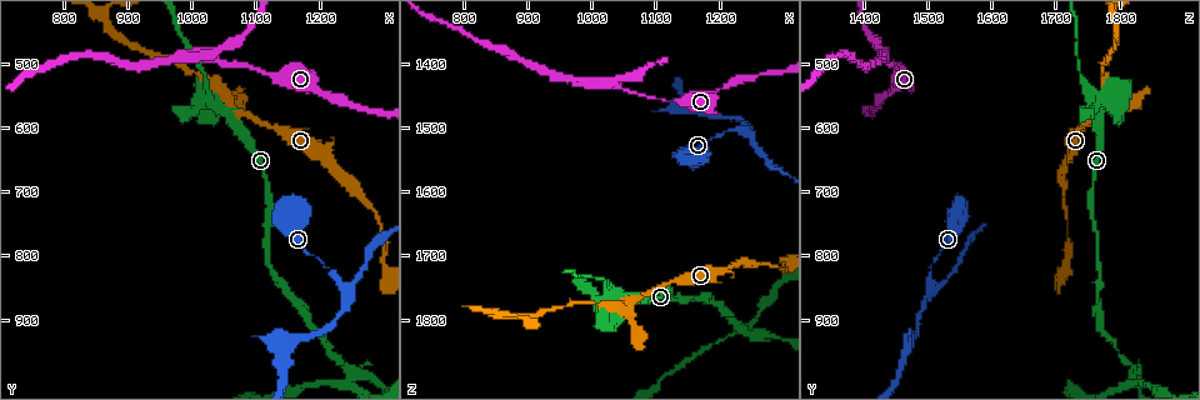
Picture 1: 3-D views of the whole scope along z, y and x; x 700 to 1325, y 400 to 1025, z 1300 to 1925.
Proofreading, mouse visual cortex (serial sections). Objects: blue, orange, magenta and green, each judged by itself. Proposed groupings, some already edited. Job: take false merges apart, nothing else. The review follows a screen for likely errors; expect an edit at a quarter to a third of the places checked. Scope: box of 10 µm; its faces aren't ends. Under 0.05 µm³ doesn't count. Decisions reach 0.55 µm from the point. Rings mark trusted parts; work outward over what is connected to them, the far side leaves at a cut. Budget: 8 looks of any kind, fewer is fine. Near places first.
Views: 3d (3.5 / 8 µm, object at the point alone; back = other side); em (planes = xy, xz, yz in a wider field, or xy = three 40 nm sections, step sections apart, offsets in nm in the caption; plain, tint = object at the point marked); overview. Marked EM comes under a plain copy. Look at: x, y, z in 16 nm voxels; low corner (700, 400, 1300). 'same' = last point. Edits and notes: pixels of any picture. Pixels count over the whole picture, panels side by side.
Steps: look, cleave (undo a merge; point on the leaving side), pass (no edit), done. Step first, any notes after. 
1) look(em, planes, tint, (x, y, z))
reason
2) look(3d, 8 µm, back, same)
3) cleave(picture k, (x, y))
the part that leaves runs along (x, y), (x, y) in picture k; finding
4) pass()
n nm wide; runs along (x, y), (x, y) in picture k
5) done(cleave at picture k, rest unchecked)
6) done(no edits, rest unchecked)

look(3d, 3.5 µm, back, (1030, 555, 1765))
four or more arms meet

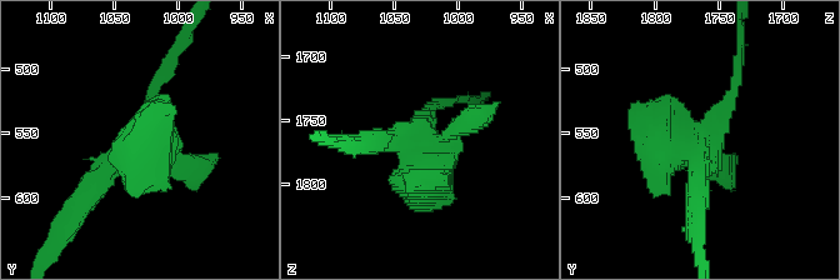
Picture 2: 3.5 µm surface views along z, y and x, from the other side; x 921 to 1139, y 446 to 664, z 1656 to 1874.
look(em, xy, step 3, tint, (1032, 558, 1764))

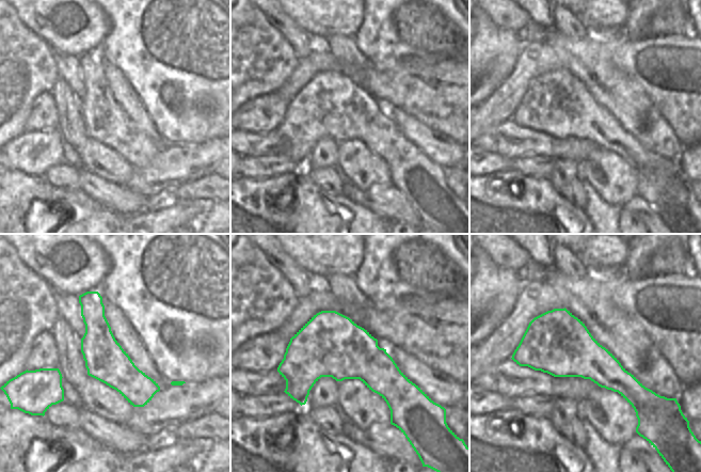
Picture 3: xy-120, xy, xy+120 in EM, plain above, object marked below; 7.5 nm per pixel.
pass()
runs along (89, 294), (98, 346), (141, 404) in picture 3; one cell here

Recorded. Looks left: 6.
look(3d, 8 µm, (1035, 485, 1430))
three-way junction

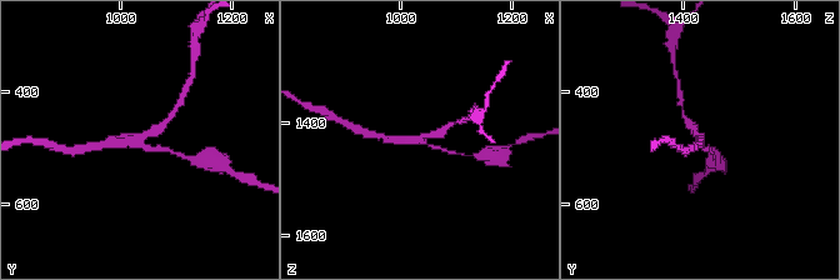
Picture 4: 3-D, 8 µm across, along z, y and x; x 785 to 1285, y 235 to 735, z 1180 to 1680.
look(3d, 3.5 µm, same)
closer look

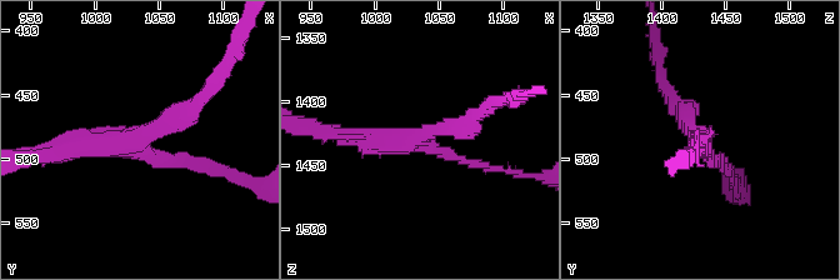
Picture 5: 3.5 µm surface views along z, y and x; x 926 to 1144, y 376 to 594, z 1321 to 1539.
look(em, xy, step 1, tint, (1034, 490, 1430))
shape alone is not enough

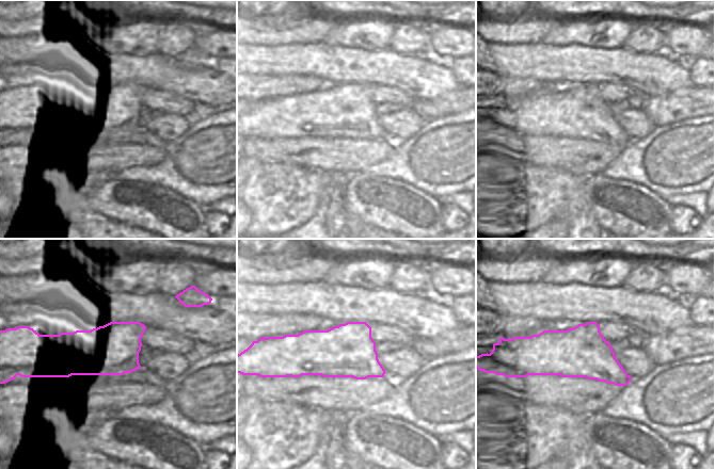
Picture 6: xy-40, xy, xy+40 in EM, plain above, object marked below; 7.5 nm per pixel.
pass()
arms of 150, 250, 300 nm; runs along (488, 166), (415, 138), (330, 131) in picture 5; continuous, no second cell

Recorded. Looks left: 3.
look(em, xy, step 2, tint, (1235, 855, 1505))
a fork

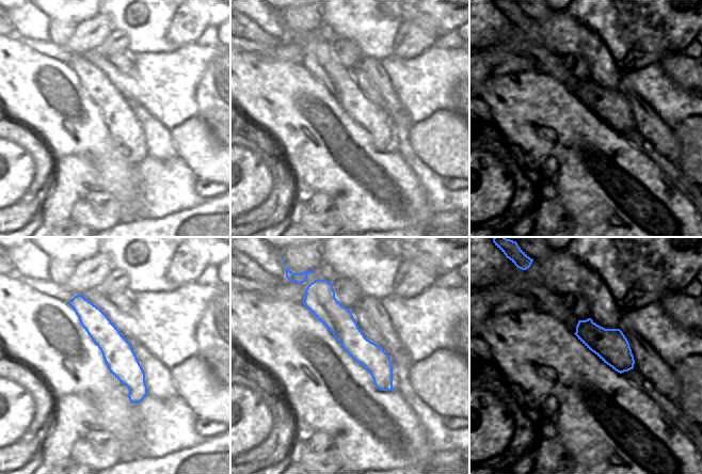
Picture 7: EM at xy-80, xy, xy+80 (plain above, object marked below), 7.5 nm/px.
look(3d, 3.5 µm, same)
see where the arms go

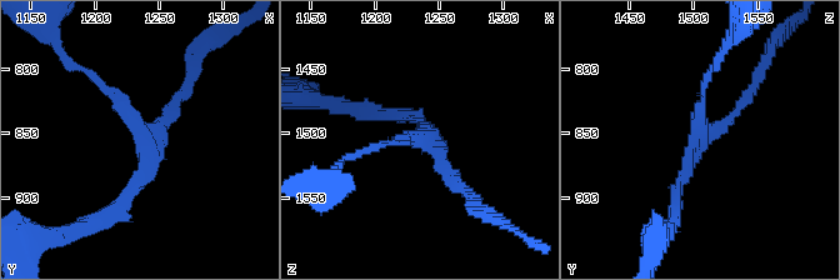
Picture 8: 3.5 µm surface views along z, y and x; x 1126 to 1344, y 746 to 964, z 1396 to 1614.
pass()
arms of 100, 150, 200 nm; runs along (710, 70), (675, 208) in picture 8; all the same cell

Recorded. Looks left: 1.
done(no edits, rest unchecked)

